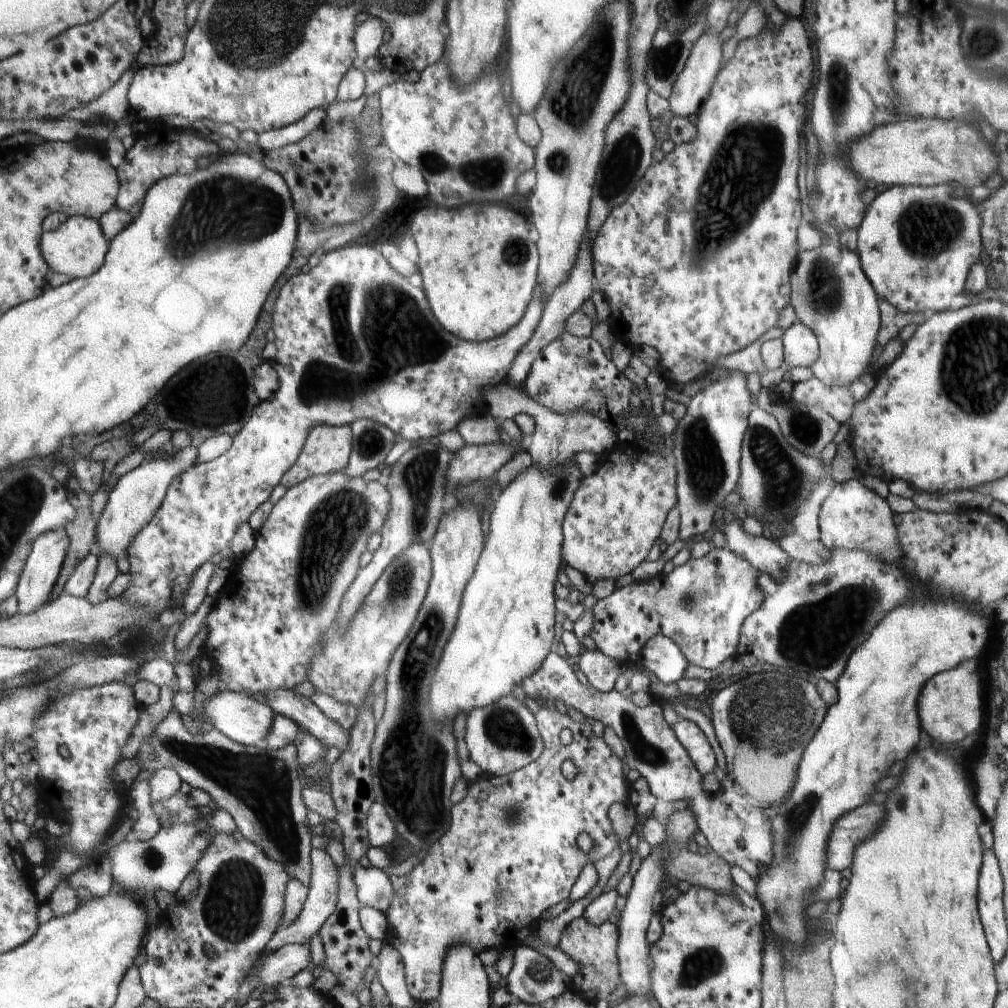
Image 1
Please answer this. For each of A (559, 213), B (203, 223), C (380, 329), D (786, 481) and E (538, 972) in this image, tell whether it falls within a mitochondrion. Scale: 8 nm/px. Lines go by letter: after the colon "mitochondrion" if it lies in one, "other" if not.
A: other
B: mitochondrion
C: mitochondrion
D: mitochondrion
E: mitochondrion

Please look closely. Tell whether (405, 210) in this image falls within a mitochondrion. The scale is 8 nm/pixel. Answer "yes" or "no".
no

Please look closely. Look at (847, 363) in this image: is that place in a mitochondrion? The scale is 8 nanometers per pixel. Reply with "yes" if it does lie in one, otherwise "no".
no

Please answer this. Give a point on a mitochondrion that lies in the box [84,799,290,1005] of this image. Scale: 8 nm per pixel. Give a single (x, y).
(233, 905)

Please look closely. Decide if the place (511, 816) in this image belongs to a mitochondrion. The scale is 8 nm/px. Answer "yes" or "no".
yes

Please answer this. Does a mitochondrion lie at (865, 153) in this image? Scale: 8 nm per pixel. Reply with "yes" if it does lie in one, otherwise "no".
no

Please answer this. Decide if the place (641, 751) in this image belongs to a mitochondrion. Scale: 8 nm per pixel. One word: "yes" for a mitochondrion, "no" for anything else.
yes

